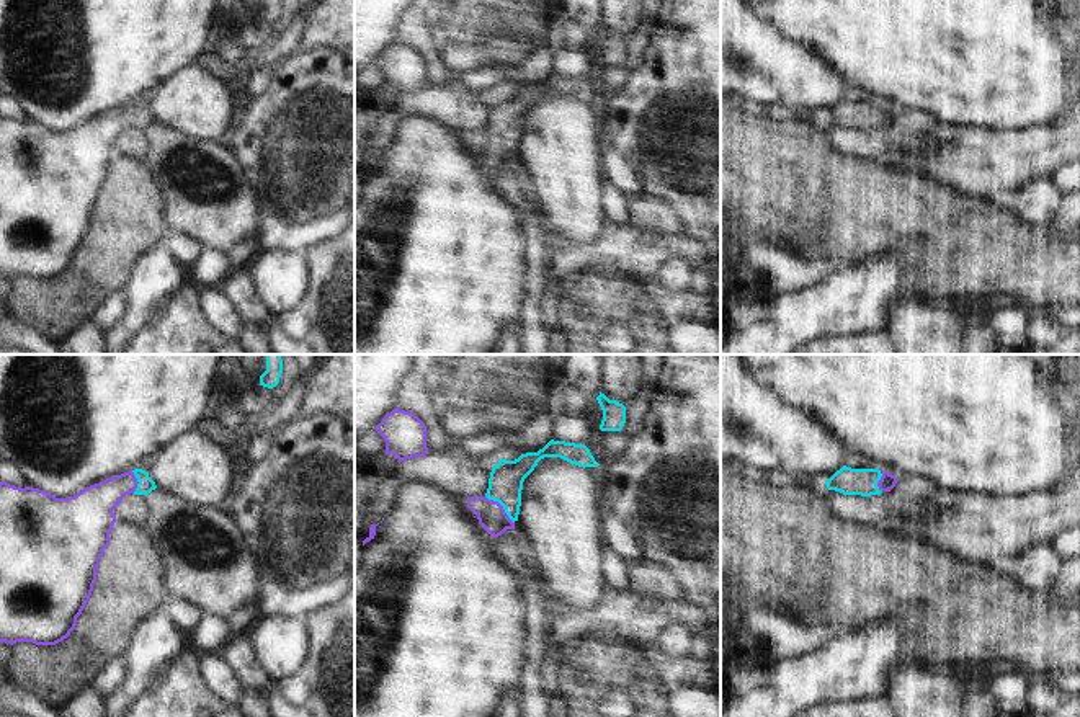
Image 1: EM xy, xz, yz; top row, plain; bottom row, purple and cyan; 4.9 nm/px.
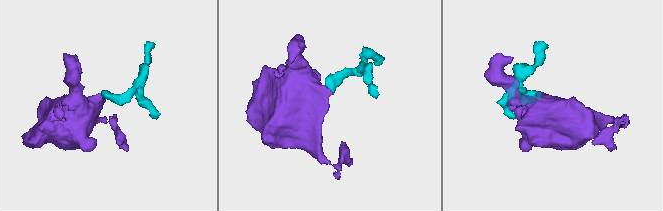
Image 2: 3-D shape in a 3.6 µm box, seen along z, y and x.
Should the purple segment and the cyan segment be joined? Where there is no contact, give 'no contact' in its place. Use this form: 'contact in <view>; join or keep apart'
contact in xz; join

